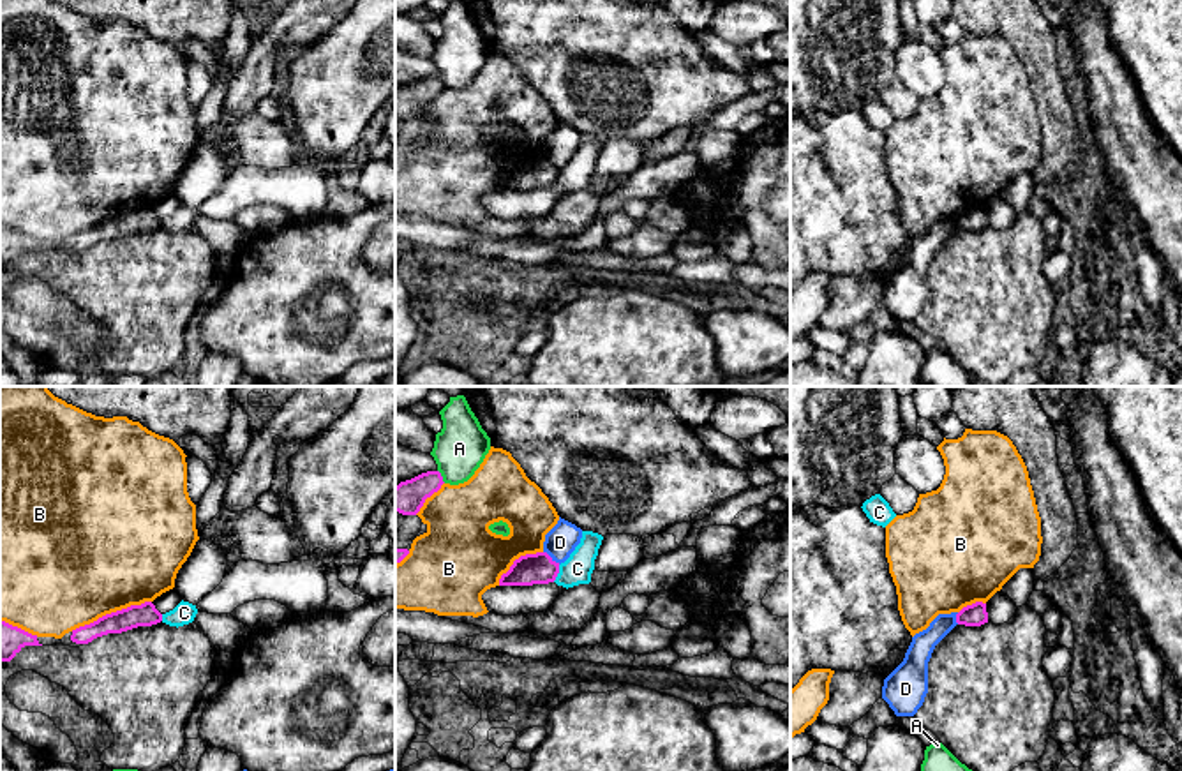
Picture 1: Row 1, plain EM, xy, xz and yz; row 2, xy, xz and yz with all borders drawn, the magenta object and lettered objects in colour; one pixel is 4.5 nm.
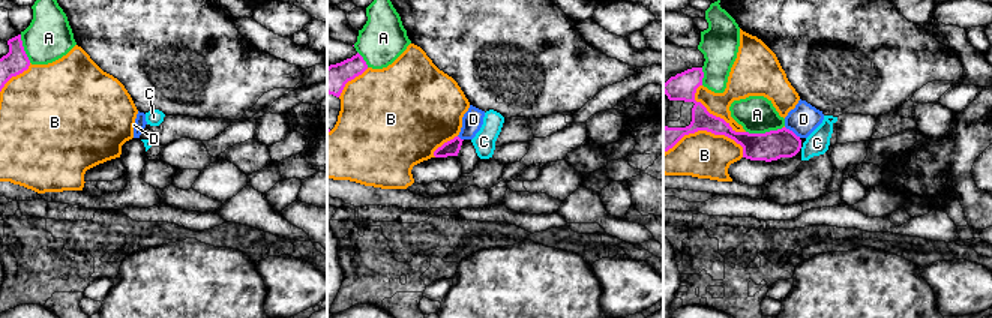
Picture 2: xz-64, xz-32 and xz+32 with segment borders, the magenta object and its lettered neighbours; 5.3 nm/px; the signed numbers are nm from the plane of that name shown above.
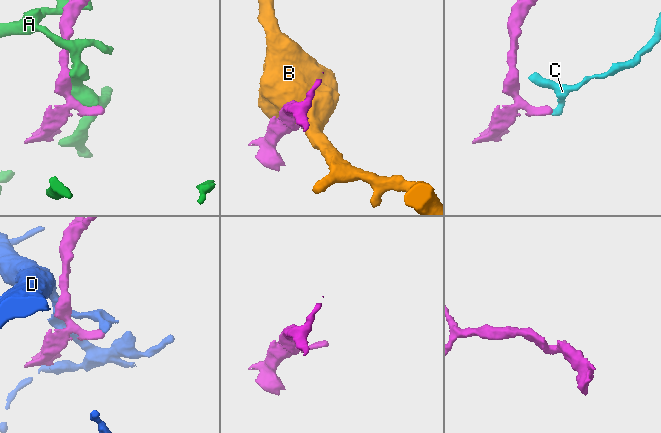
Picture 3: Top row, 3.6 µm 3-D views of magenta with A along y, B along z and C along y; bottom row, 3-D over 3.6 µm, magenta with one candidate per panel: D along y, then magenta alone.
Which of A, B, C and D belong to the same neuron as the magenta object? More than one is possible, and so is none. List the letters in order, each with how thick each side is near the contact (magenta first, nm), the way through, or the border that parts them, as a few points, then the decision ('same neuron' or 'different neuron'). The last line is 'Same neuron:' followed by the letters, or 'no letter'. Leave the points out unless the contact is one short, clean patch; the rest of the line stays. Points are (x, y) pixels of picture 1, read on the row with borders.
A: calibres 150 and 240 nm; different neuron
B: calibres 110 and 500 nm; different neuron
C: calibres 140 and 140 nm; border xz (560, 565), (560, 572), (553, 581); different neuron
D: calibres 140 and 140 nm; border xz (544, 551), (560, 563); different neuron
Same neuron: no letter

